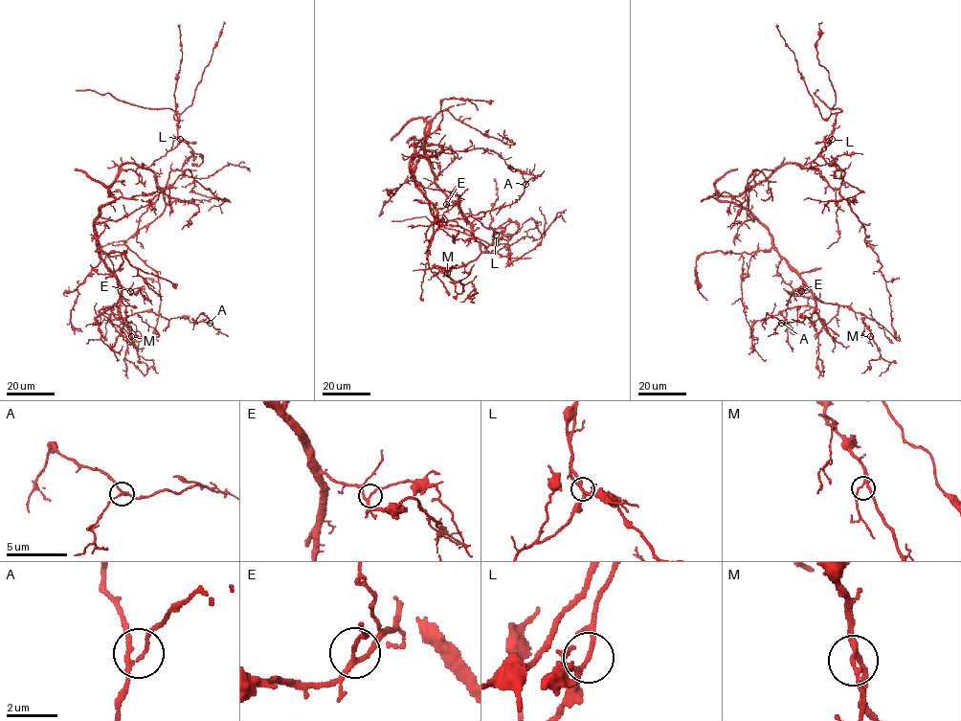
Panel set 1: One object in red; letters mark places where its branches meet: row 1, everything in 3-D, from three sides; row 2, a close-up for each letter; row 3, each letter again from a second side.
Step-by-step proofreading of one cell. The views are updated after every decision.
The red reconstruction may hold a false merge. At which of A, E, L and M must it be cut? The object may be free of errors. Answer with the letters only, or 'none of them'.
L

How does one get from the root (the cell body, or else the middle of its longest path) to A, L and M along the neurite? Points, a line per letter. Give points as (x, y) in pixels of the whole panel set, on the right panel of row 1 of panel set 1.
A: (735, 196), (718, 198), (738, 203), (764, 225), (813, 296), (819, 318), (815, 311), (801, 323), (781, 323)
L: (735, 196), (762, 183), (784, 165), (798, 164), (810, 168), (832, 140)
M: (735, 196), (718, 198), (747, 209), (769, 230), (773, 248), (806, 287), (820, 301), (862, 313), (870, 336)

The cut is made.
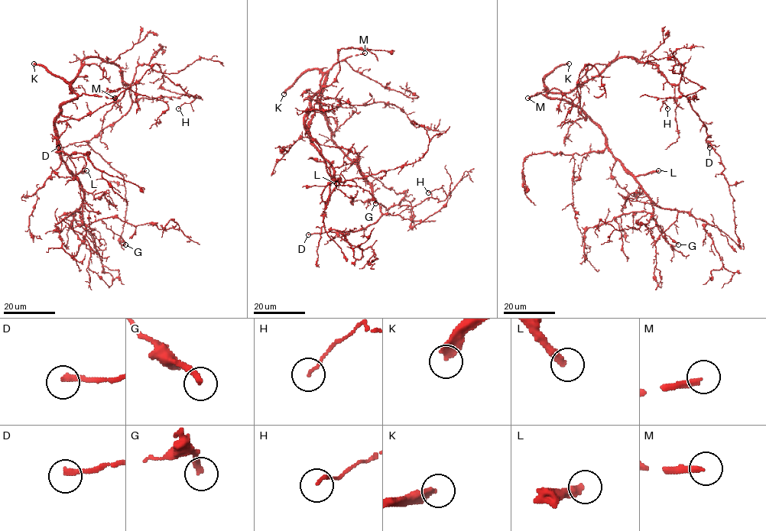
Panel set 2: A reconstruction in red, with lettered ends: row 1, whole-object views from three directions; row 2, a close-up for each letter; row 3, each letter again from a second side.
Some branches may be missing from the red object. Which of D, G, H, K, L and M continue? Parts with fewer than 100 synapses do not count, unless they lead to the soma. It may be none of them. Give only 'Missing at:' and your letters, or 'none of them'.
Missing at: K, L

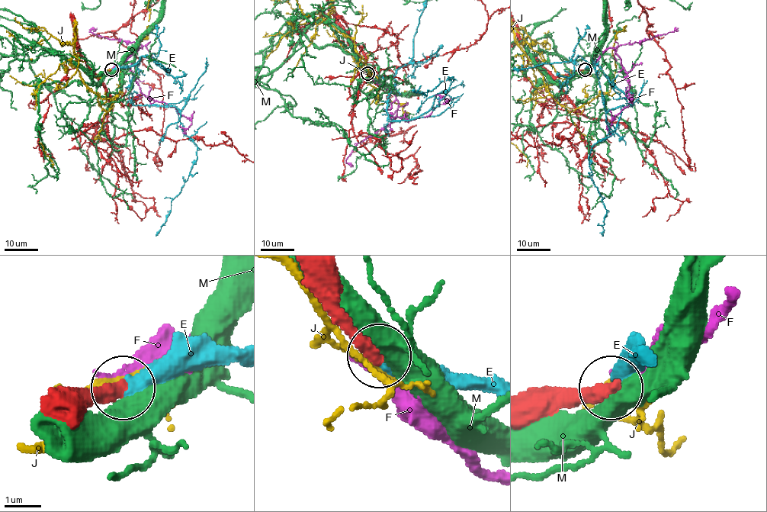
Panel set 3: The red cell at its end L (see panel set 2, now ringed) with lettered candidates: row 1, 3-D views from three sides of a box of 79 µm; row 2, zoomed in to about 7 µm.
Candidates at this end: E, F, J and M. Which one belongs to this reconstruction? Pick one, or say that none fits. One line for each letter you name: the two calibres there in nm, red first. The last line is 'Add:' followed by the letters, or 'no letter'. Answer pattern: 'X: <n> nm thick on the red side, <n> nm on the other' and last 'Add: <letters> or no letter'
E: 360 nm thick on the red side, 400 nm on the other
Add: E

